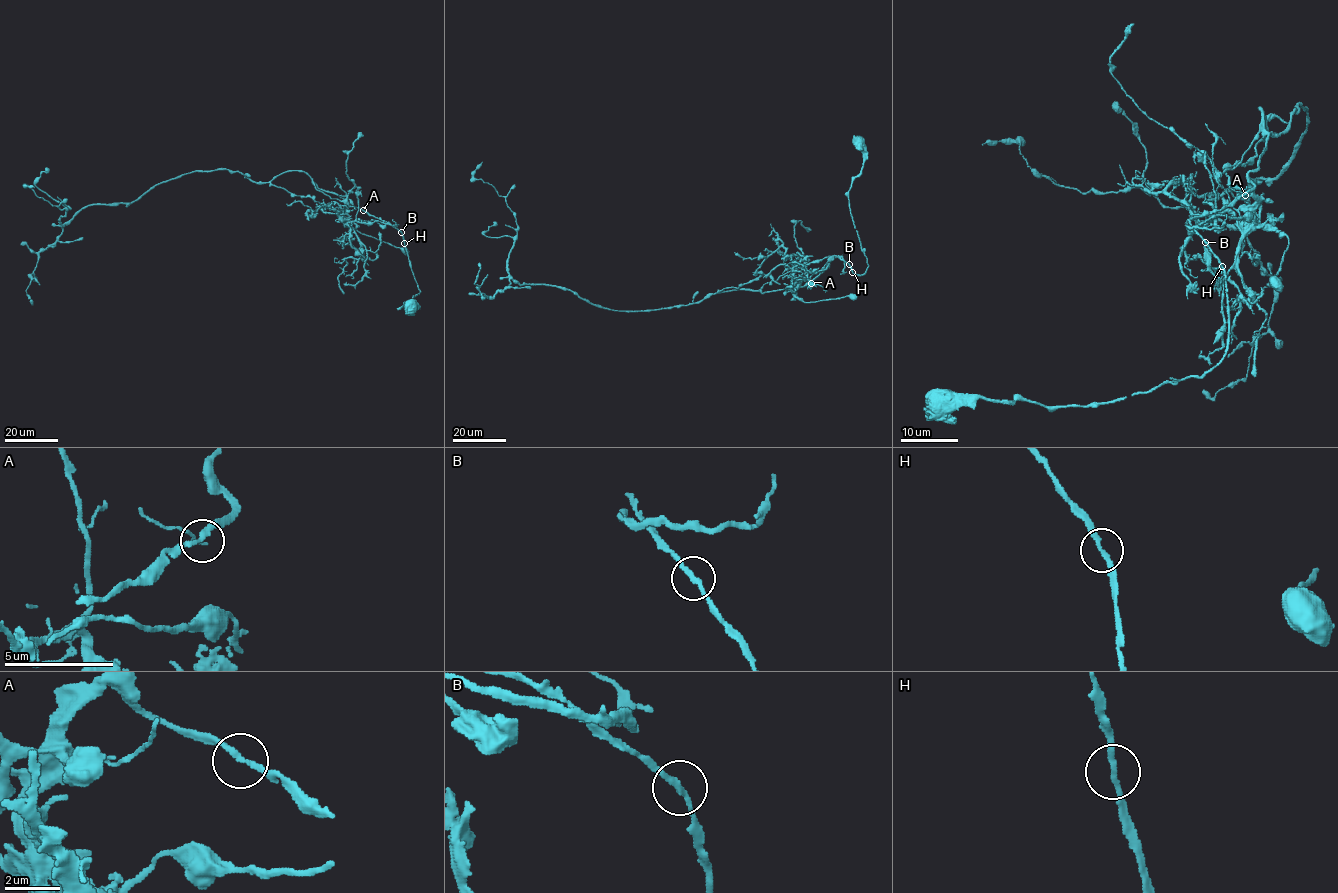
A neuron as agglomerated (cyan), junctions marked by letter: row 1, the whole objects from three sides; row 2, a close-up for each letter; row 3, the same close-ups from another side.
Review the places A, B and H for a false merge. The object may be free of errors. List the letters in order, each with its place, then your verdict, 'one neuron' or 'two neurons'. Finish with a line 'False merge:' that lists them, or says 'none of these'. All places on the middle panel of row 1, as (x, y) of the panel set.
A: place (811, 283); one neuron
B: place (849, 264); one neuron
H: place (852, 272); one neuron
False merge: none of these

